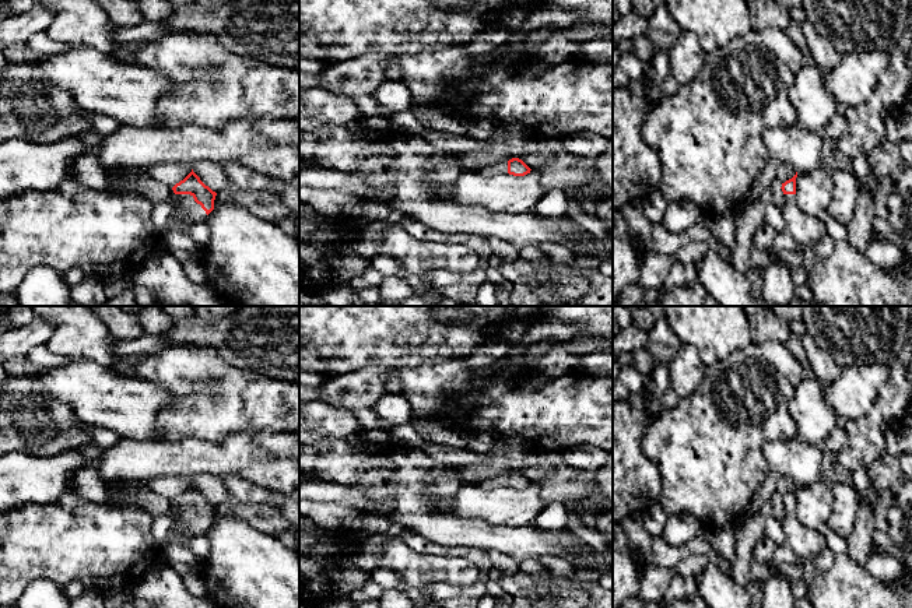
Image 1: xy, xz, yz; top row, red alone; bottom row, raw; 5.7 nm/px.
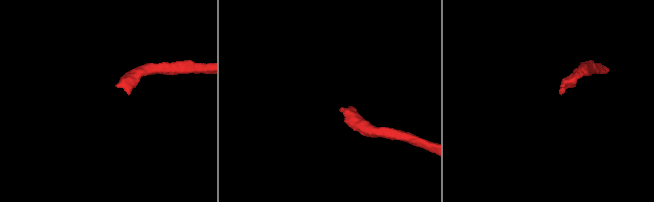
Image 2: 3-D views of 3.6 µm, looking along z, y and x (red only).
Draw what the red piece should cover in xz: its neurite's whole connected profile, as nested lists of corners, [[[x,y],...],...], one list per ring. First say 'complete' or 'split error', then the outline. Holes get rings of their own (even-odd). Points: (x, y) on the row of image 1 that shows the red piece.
split error; [[[512,158],[509,161],[499,161],[492,165],[483,166],[478,172],[483,176],[494,176],[494,175],[513,175],[513,176],[525,176],[530,173],[530,168],[519,158]]]

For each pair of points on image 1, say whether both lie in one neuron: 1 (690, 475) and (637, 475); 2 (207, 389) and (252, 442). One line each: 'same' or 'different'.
1: different
2: different

